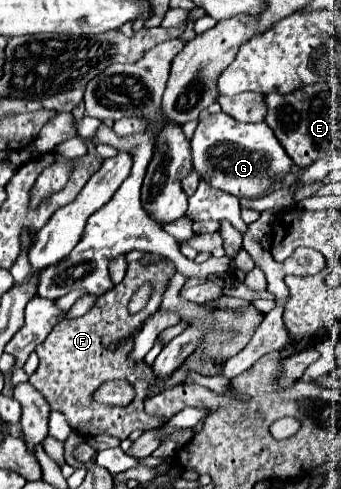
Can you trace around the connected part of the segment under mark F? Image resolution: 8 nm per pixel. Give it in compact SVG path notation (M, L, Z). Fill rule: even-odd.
M131 261L125 273L125 279L119 285L99 295L95 305L83 317L64 319L58 323L47 335L45 343L41 343L35 349L39 355L39 367L29 377L29 383L49 401L51 409L61 411L67 423L71 425L71 429L79 431L83 437L113 435L119 439L127 439L127 435L135 429L147 431L161 425L161 419L153 419L145 415L143 411L145 387L149 385L149 379L153 379L151 367L145 365L143 361L129 363L125 355L131 351L133 343L131 341L121 343L121 337L137 333L137 327L141 327L143 321L157 311L165 283L169 275L173 273L175 273L175 267L169 261L163 261L159 265L149 265L149 267L141 267L139 261ZM143 283L151 283L153 291L147 305L133 315L127 311L127 305ZM115 339L119 341L119 349L111 353L109 343L113 343ZM109 379L127 379L131 387L135 389L135 397L127 407L109 407L109 405L97 405L91 401L93 391Z

